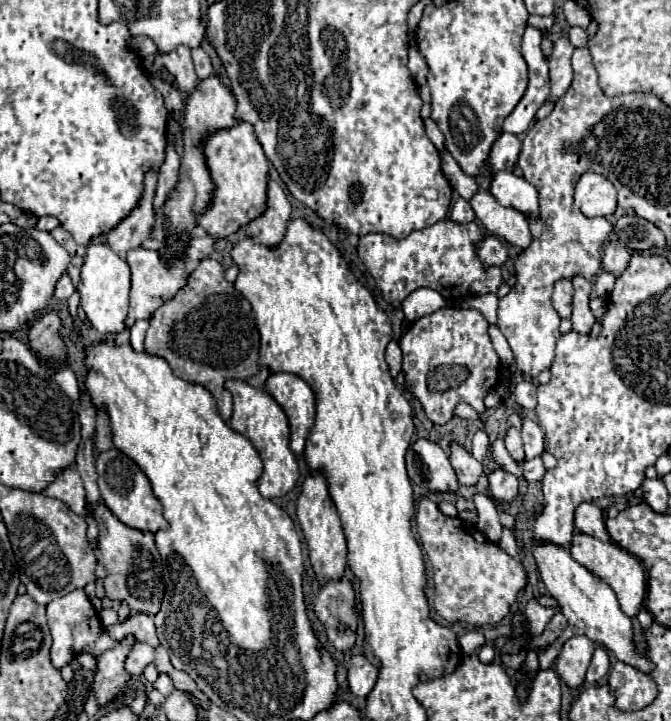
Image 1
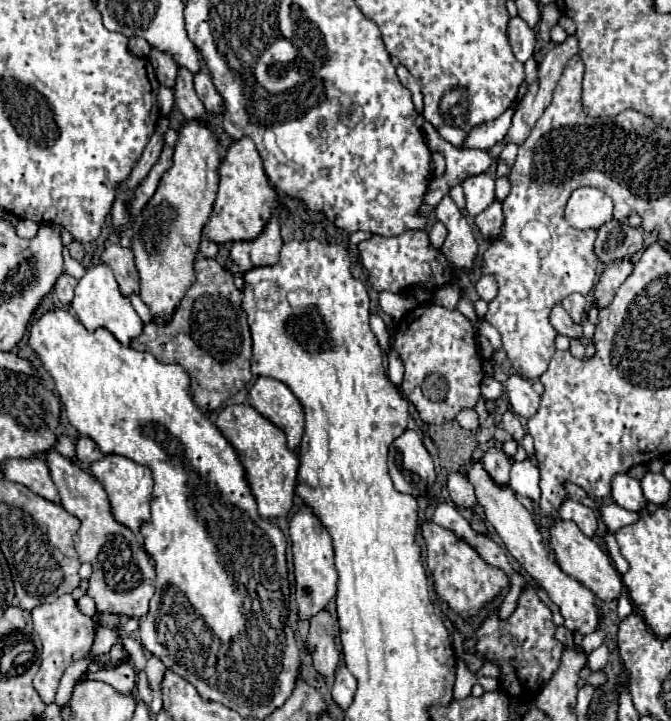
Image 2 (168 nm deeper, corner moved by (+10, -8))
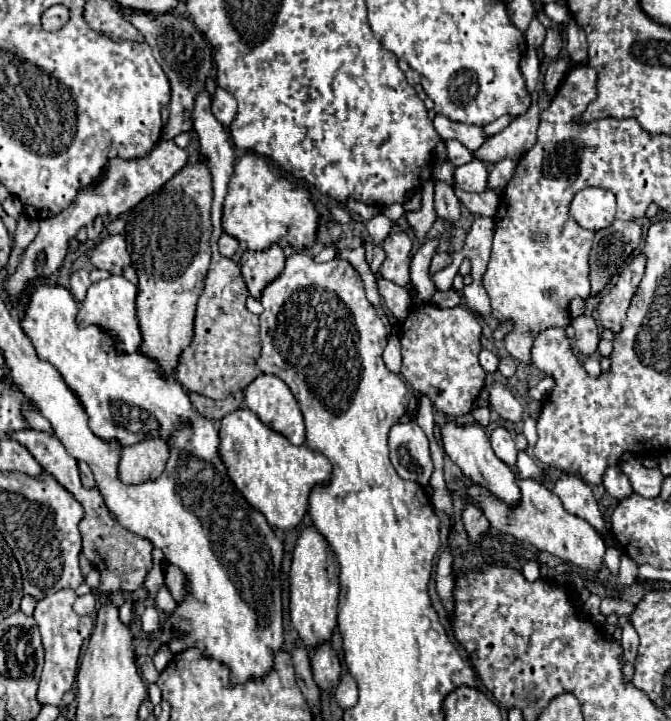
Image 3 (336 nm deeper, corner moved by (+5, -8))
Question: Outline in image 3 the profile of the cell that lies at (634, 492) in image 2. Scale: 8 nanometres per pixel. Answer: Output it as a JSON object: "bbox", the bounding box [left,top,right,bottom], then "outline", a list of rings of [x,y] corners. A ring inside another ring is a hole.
{"bbox":[603,465,633,501],"outline":[[[617,465],[607,467],[607,471],[605,471],[605,475],[603,475],[603,487],[605,487],[605,491],[607,491],[611,497],[615,497],[615,499],[619,499],[619,501],[625,499],[625,497],[629,497],[629,495],[633,493],[627,475],[625,475]]]}

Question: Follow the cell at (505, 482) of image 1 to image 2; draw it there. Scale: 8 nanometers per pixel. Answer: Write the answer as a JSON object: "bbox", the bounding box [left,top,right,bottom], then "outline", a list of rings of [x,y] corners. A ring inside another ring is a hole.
{"bbox":[482,449,512,485],"outline":[[[490,449],[486,451],[484,459],[482,459],[482,465],[486,469],[486,473],[490,475],[490,479],[494,479],[494,483],[498,485],[508,485],[508,473],[510,473],[510,467],[512,467],[512,459],[508,455],[504,455],[502,449]]]}

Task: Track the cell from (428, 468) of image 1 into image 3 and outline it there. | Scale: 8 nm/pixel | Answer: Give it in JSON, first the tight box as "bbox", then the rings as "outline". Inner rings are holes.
{"bbox":[389,421,433,487],"outline":[[[415,421],[397,423],[391,427],[389,451],[391,463],[401,479],[411,479],[427,487],[433,473],[433,463],[429,453],[429,441]]]}

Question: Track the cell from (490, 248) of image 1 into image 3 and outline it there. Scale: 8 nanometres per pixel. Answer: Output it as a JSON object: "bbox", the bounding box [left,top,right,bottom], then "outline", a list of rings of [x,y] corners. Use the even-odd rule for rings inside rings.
{"bbox":[435,181,459,221],"outline":[[[435,181],[435,211],[437,217],[451,221],[451,219],[459,219],[459,199],[453,191],[453,187],[449,183],[443,181]]]}

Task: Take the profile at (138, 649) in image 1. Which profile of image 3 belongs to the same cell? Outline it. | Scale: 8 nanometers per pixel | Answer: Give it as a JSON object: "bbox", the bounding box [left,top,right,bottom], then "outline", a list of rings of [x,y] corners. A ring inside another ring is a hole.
{"bbox":[33,589,93,705],"outline":[[[73,589],[57,591],[55,595],[43,597],[37,603],[37,609],[33,615],[37,621],[39,633],[41,633],[43,647],[45,647],[45,667],[43,667],[41,683],[39,683],[39,691],[37,691],[37,701],[41,705],[61,705],[61,697],[65,695],[65,691],[73,689],[77,669],[79,669],[81,647],[93,633],[93,619],[81,617],[71,609],[75,599],[77,599],[77,595]]]}

